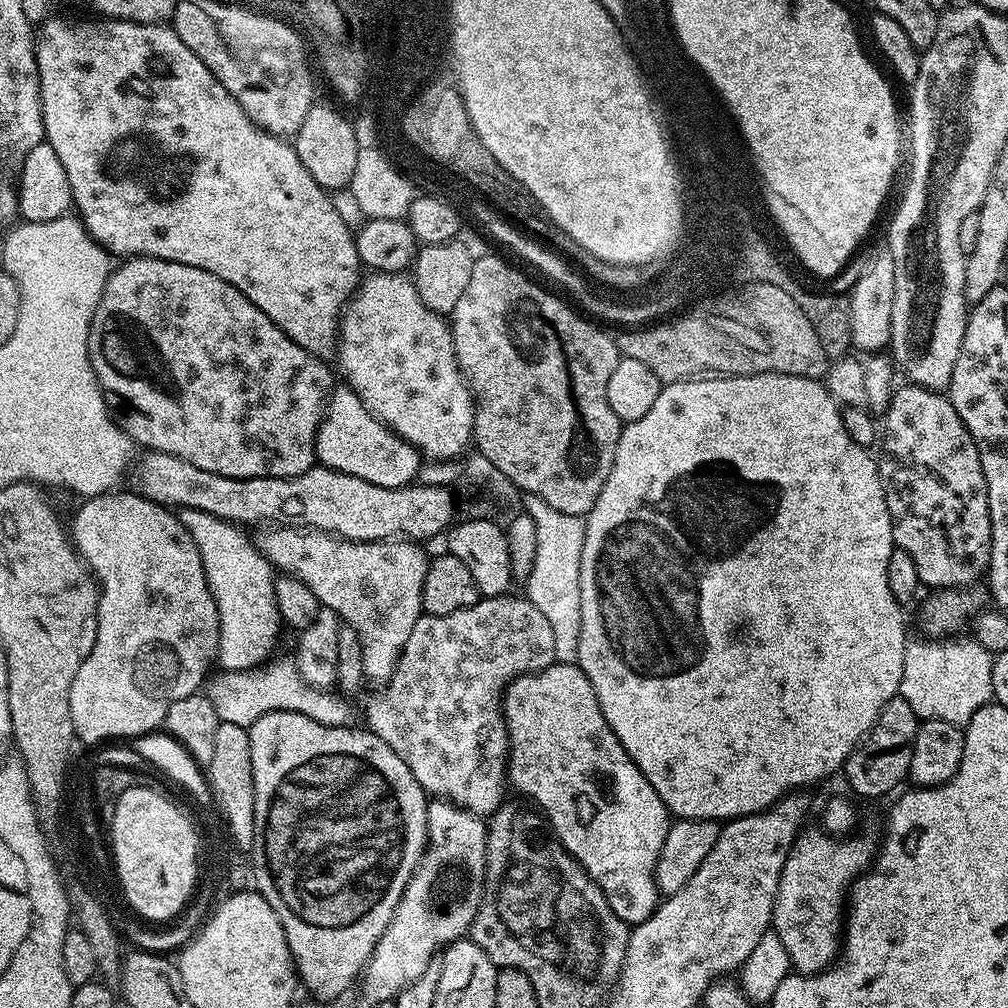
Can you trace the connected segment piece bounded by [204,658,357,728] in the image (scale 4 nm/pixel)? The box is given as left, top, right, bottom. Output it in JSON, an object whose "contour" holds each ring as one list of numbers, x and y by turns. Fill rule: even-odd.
{"contour":[[276,659,265,661,260,666,248,668,246,671,222,670,207,681,204,692,210,698,221,723,232,722,234,725,248,727,262,714,272,713,274,710,290,710,292,713,304,714,316,722,335,728,353,727,357,723,356,710,347,697,340,696,338,699,332,696,333,693,311,687,302,679,293,661]]}

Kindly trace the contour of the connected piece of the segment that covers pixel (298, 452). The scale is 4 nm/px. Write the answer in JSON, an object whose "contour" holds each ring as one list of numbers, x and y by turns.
{"contour":[[130,256,113,267,102,290,102,298,106,298,106,291,108,291,106,306,112,306,112,310,132,314,150,330,154,340,160,344,166,360,172,364,176,380,180,382,178,400,164,402,164,396,154,396,152,400,148,398,148,402,144,400,144,406,148,406,148,410,152,404,152,410,156,410,154,406,158,406,158,412,148,412,152,420,138,420,140,426,138,446,141,449,174,454,174,458,186,458,186,462,191,462,193,466,198,466,202,470,210,470,210,474,222,474,226,478,239,480,263,476,290,478,314,467,317,463,316,431,320,429,320,421,324,419,324,410,330,399,330,389,333,387,332,376,324,365,327,363,321,357,310,354,305,348,298,346,298,342,294,342,281,328,274,326,274,322,270,322,270,318,266,318,266,314,262,314,262,310,258,310,258,306,254,306,254,302,250,302,250,298,246,298,242,290,230,286,230,282,222,282,222,278,218,278,218,274,210,274,210,270,198,270,198,266,186,266,182,262,170,262,153,256]]}

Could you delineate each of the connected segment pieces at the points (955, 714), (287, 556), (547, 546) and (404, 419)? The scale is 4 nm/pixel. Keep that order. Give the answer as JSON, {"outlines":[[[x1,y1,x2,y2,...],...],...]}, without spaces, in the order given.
{"outlines":[[[916,638,909,639,906,658,902,666,902,682,898,695,910,702,910,710,921,721,941,720,951,724,966,726,970,718,993,699,992,695,992,662,993,653,986,651,977,640,968,638]],[[264,526,257,532,260,533,255,533,254,536,256,548,269,560,273,569,279,570,285,576,293,576,302,582,306,582,306,586,310,586,310,590,314,590,314,598,318,598,321,606,334,610,341,621,349,624,354,630,354,634,358,634,358,642,362,642,362,670,364,671,365,681,372,683,373,680,376,686,387,684,389,678,394,674,398,658,406,646,406,638,410,637,410,630,414,630,414,622,418,622,418,618,422,614,422,582,426,582,426,570,430,559,429,553,424,553,420,549,423,547,419,543,403,538,396,538,391,542,386,540,362,542,361,540,344,540,340,536,331,536,330,533,320,532,316,528,294,528,291,526]],[[525,495,523,511,534,518,538,526,538,554,534,557,534,570,526,582,526,599,538,606,554,633,554,654,562,664,574,664,578,658,578,634,582,630,582,594,580,593,580,563,582,546,586,538,585,517,562,514,542,498]],[[372,272,361,279,359,288,353,294,351,300,344,305,344,311,338,321,338,339,334,360,340,363,340,372,344,375,343,383,351,388,354,394,358,394,362,406,366,410,370,410,370,414,374,418,381,420,387,428,392,429,406,443,414,445,425,461,452,460,455,456,462,455,461,457,463,457,469,451,467,448,470,448,474,440,472,431,474,430,474,418,476,417,476,401,471,388,468,386,468,381,464,379,456,361,449,321,445,317,439,316,434,310,427,308,422,302,422,298,418,298,418,290,414,286,411,275,404,272]]]}

